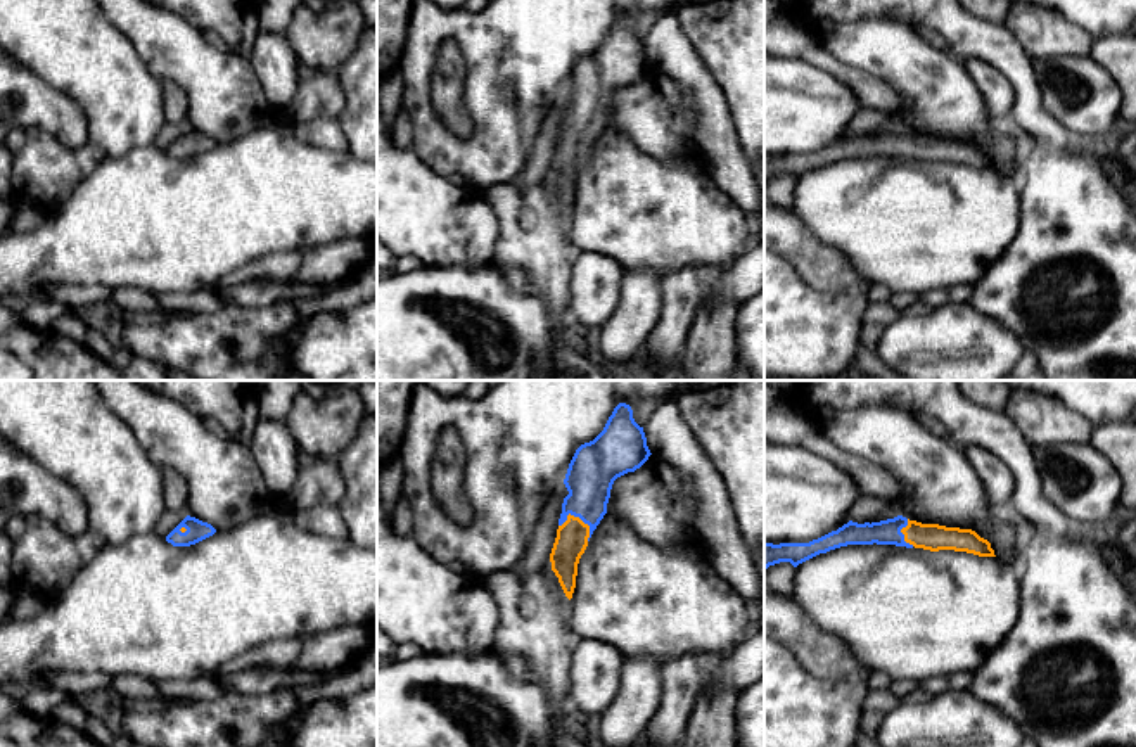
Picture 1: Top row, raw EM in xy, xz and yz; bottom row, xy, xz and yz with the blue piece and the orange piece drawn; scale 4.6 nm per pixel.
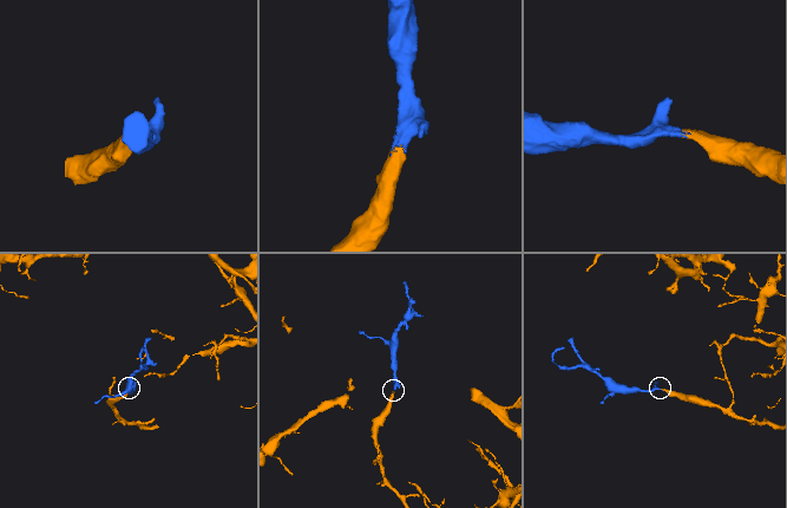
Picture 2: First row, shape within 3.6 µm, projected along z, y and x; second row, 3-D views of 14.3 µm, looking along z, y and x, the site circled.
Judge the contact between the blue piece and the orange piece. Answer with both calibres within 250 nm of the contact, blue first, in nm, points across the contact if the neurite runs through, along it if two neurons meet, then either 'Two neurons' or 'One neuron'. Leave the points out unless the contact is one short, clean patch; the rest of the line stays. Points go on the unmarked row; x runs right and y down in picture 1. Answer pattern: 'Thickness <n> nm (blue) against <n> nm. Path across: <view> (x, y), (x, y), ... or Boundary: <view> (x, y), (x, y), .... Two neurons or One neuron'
Thickness 220 nm (blue) against 150 nm. Path across: xz (590, 89), (587, 135), (571, 154). One neuron

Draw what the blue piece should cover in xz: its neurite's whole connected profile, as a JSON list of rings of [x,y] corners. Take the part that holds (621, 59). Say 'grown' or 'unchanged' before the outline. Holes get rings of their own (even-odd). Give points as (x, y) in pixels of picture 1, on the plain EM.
grown; [[[626,16],[614,21],[593,54],[576,62],[564,92],[569,107],[562,116],[550,166],[552,183],[569,213],[576,201],[579,171],[607,126],[614,93],[640,81],[650,67],[643,40],[635,35]]]

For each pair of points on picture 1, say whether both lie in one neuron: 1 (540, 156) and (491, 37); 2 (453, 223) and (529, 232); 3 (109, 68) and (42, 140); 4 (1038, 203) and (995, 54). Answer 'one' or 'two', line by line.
1: two
2: two
3: one
4: one

